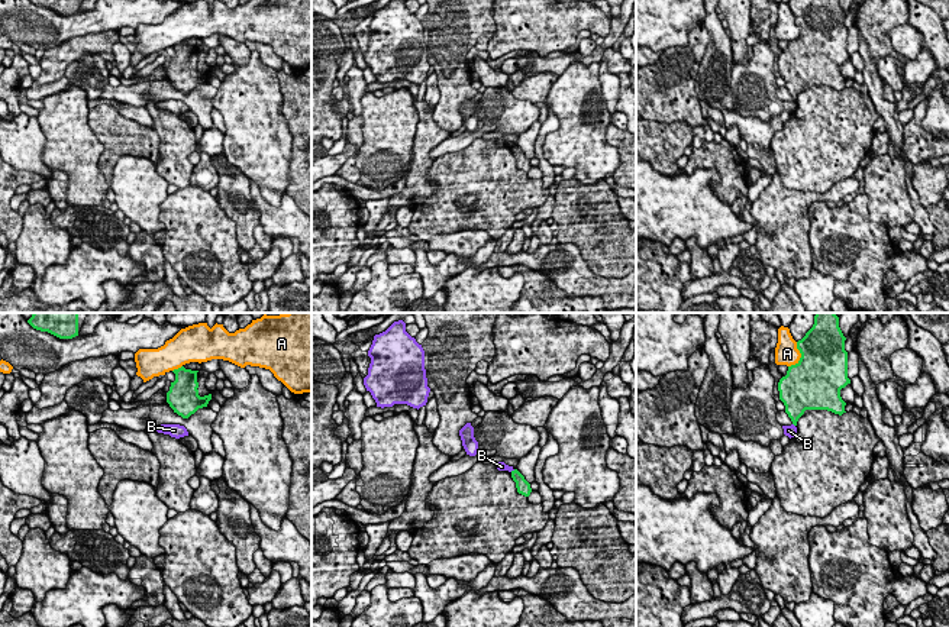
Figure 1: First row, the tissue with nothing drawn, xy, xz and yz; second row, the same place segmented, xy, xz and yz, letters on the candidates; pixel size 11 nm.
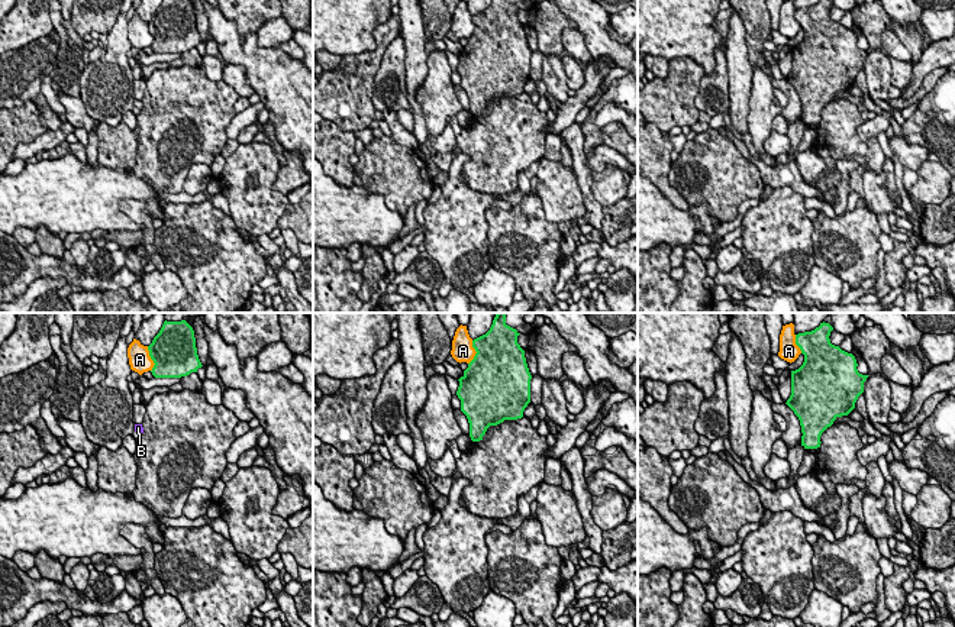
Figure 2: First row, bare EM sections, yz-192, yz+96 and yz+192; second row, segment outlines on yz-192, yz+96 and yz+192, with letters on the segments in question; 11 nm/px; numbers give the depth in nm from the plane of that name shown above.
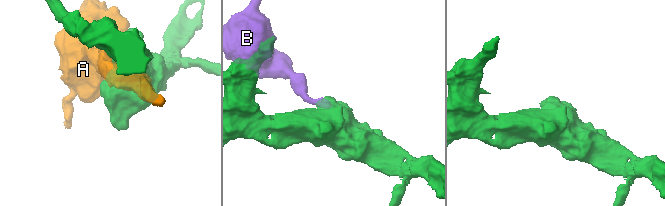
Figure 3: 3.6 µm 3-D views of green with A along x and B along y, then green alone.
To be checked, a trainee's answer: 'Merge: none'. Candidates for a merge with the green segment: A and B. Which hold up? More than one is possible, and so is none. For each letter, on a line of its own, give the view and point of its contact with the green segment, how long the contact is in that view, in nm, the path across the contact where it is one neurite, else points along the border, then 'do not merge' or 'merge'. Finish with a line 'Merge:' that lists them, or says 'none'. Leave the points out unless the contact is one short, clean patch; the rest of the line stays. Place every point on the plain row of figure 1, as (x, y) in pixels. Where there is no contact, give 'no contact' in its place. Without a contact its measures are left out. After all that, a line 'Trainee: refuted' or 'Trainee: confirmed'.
A: meets green in yz at (801, 32); contact 300 nm long; do not merge
B: meets green in xz at (512, 146); contact 70 nm long; border along xz (515, 145), (510, 146); do not merge
Merge: none
Trainee: confirmed

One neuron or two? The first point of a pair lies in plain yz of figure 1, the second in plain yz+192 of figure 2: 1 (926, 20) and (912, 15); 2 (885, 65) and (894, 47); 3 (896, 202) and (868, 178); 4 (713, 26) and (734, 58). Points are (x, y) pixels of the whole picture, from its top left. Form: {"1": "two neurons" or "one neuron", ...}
{"1": "one neuron", "2": "two neurons", "3": "one neuron", "4": "two neurons"}

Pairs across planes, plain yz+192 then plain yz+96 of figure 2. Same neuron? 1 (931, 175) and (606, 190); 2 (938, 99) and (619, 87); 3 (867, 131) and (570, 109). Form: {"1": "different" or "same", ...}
{"1": "same", "2": "same", "3": "same"}

